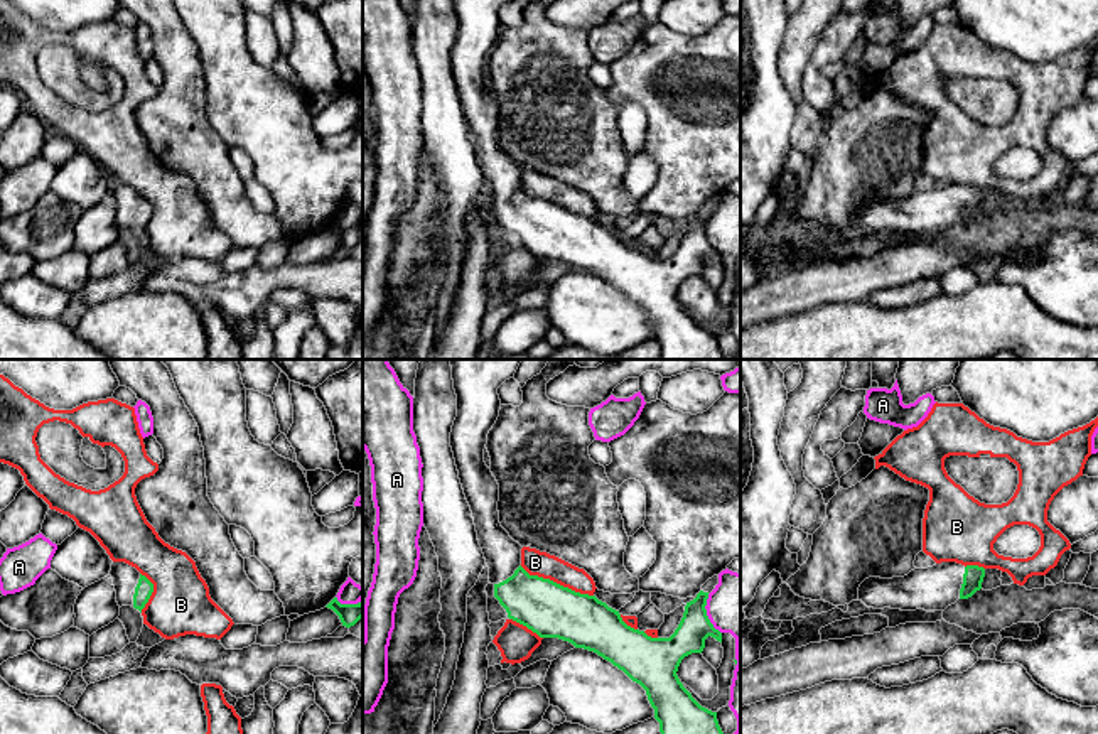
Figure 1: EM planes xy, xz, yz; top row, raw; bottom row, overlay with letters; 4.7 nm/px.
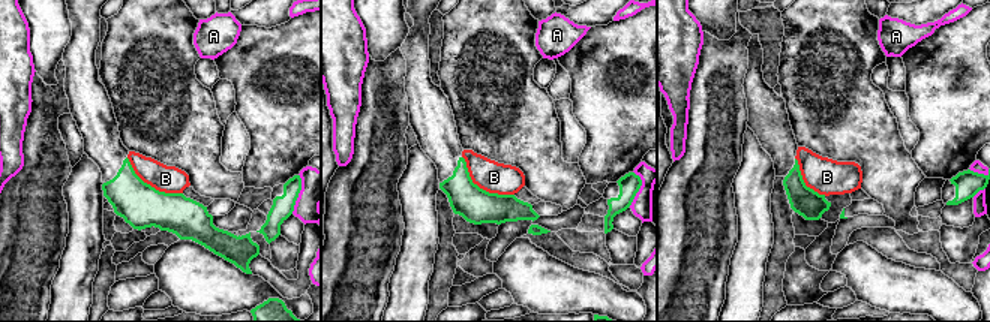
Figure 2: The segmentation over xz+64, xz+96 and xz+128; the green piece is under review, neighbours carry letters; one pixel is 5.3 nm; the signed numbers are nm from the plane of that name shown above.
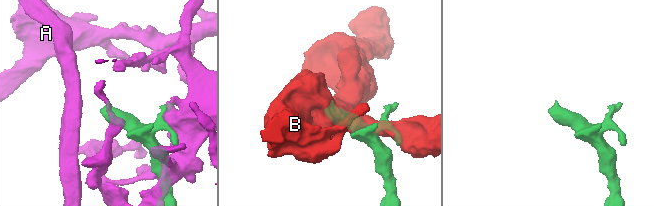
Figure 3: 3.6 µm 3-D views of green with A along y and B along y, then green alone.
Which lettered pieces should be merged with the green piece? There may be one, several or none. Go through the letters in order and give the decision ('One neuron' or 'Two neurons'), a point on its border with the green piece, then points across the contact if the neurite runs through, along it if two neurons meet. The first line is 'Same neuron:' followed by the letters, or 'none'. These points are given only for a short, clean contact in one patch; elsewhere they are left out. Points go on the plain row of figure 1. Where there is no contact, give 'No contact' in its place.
Same neuron: none
A: Two neurons. Touches green at xz (705, 237)
B: Two neurons. Touches green at xz (555, 205)

